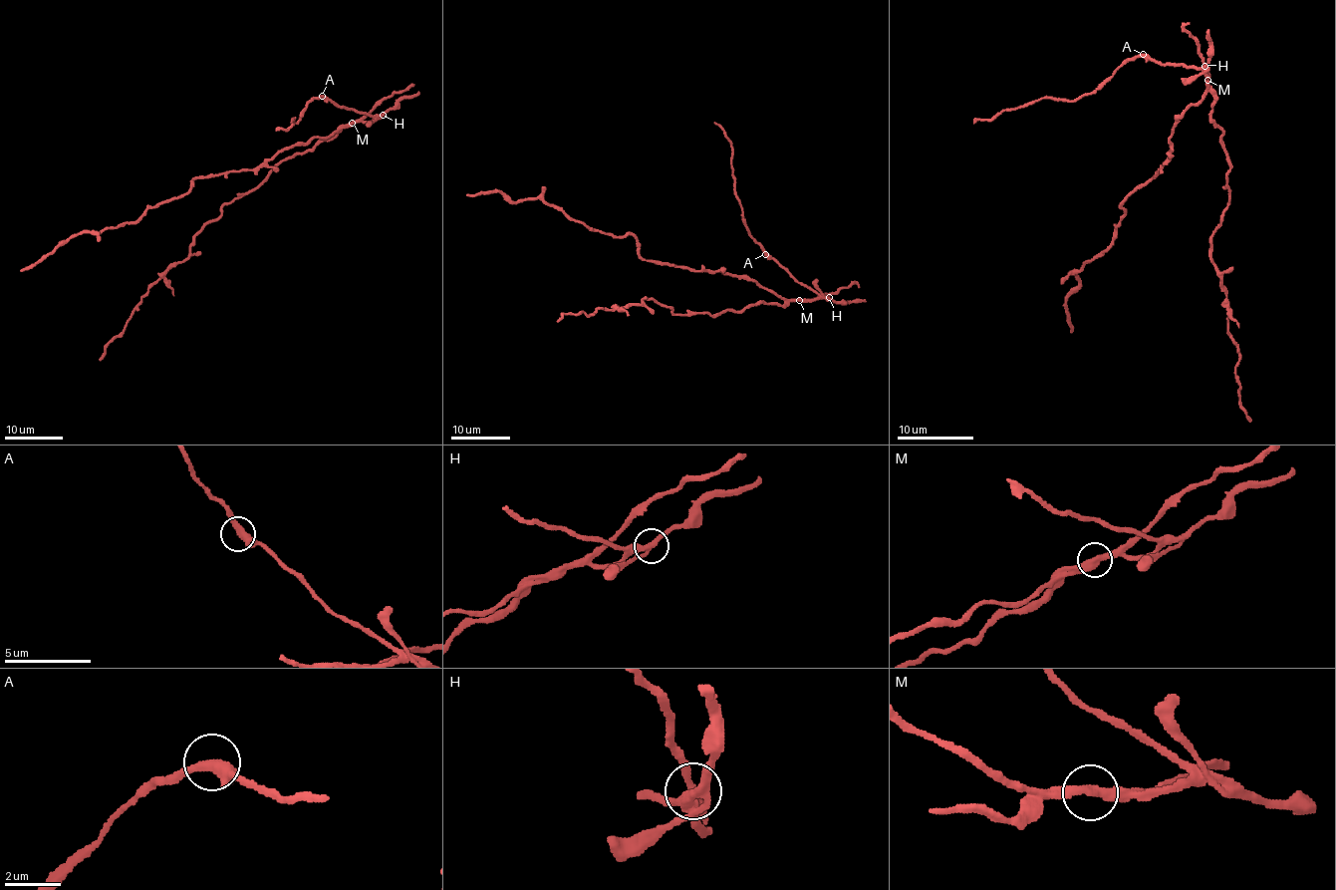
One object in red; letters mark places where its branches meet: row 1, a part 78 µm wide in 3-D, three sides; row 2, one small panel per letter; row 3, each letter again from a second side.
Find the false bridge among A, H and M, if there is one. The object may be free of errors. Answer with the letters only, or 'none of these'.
M

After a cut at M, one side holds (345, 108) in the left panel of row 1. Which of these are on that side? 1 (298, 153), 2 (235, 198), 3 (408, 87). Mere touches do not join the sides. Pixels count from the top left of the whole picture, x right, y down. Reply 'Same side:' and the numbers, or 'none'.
Same side: none

